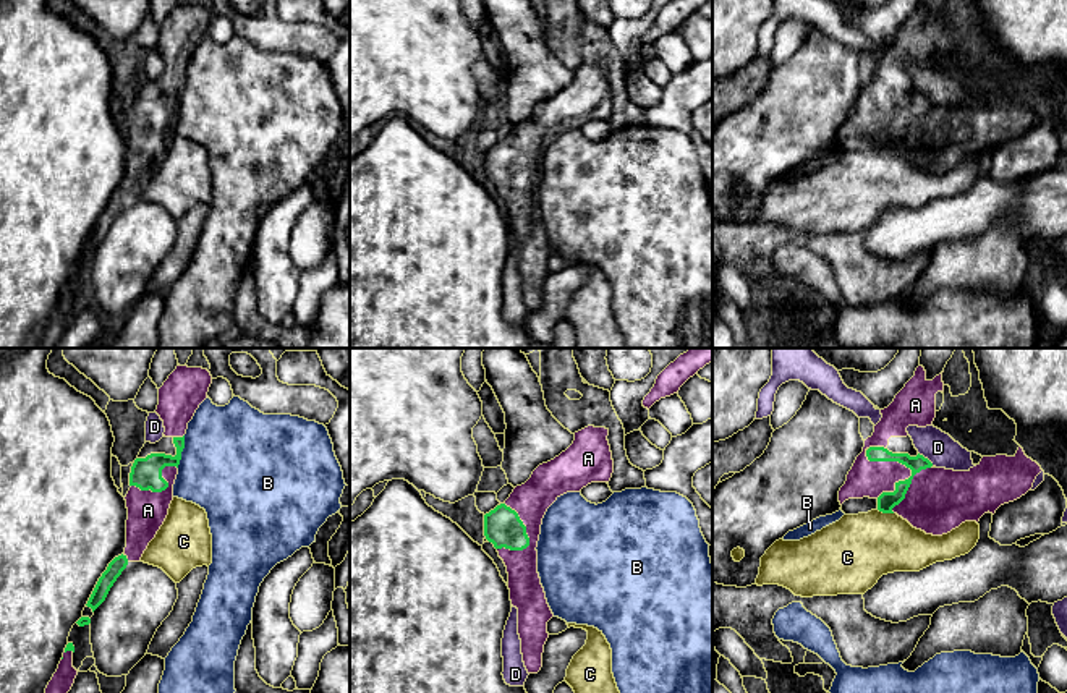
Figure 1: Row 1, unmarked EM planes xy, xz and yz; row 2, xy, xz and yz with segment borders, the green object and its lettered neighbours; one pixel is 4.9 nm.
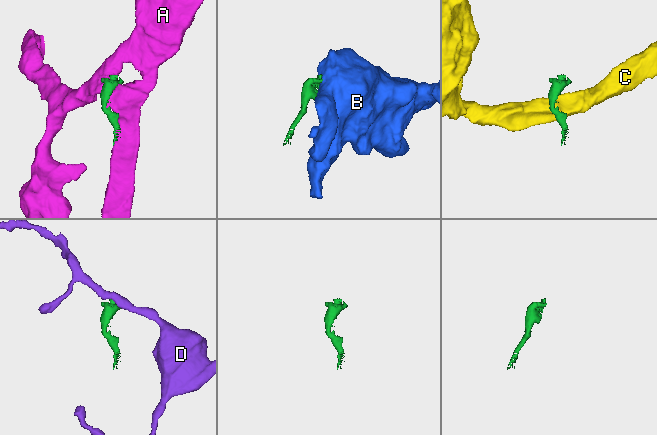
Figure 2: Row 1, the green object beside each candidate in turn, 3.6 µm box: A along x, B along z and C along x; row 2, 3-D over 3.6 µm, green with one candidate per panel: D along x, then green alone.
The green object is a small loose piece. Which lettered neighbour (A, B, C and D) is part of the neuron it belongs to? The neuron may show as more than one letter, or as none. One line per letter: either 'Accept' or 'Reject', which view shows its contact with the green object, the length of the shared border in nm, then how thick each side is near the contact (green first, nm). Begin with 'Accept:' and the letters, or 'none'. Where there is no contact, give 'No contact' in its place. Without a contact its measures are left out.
Accept: A
A: Accept. Touches green in yz. Shared border 360 nm. Thickness 90 nm (green) against 180 nm
B: Reject. Touches green in xy. Shared border 170 nm. Thickness 160 nm (green) against 500 nm
C: Reject. Touches green in yz. Shared border 80 nm. Thickness 90 nm (green) against 360 nm
D: Reject. Touches green in yz. Shared border 100 nm. Thickness 80 nm (green) against 160 nm

